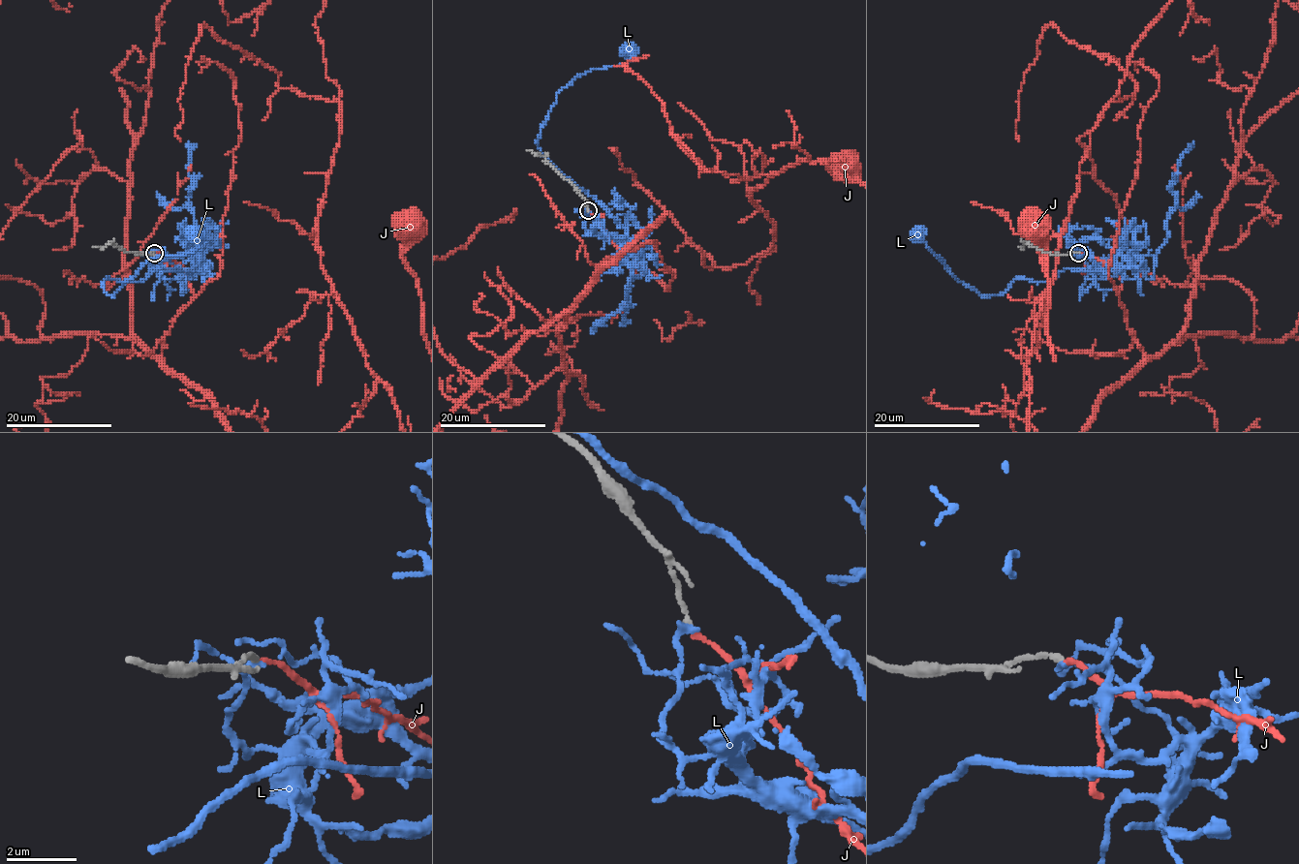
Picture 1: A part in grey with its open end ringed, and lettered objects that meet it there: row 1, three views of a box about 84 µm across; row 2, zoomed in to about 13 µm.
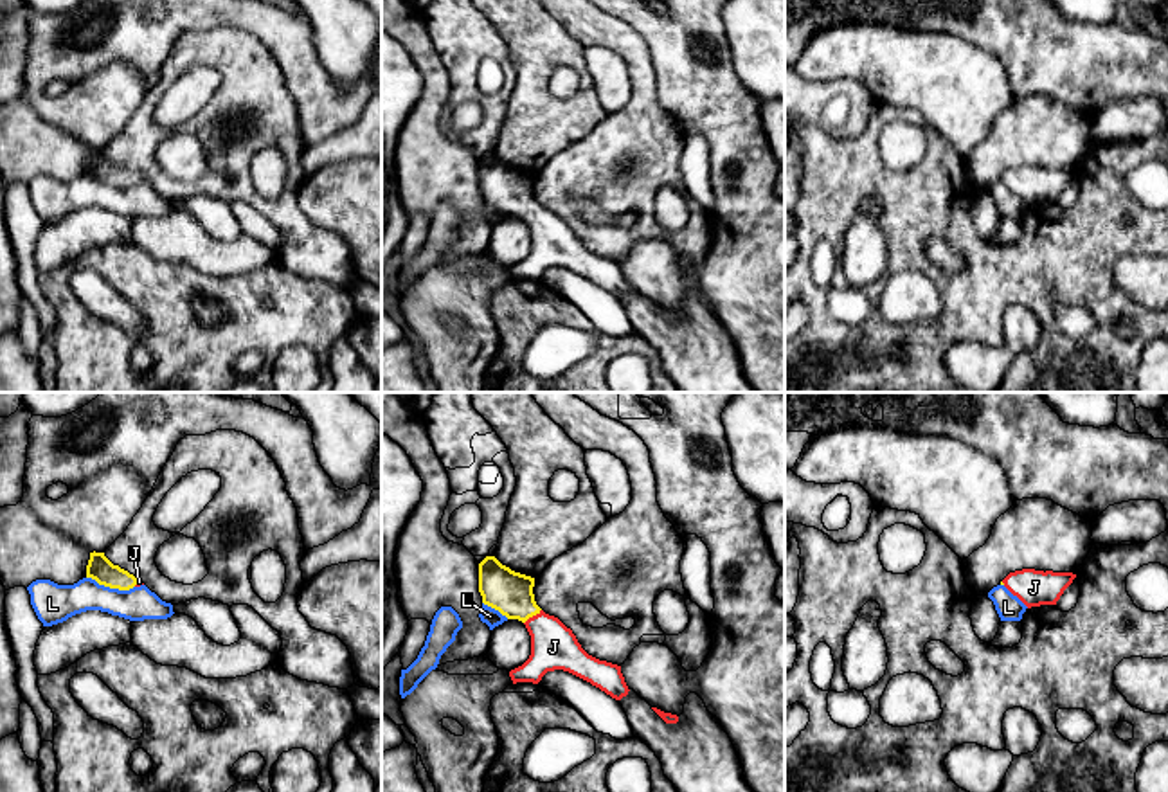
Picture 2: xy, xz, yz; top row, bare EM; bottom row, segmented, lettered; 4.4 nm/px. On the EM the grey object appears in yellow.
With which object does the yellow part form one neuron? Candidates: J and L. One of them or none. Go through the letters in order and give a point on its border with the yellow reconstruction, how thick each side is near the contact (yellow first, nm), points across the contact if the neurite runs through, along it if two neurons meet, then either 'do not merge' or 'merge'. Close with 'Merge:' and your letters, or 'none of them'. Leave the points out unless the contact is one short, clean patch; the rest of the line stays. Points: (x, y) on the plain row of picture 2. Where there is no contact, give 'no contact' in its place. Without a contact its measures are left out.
J: meets yellow in xz at (531, 213); 200 nm thick on the yellow side, 200 nm on the other; runs through xz (510, 189), (531, 213), (548, 229), (553, 243); merge
L: meets yellow in xy at (110, 184); 110 nm thick on the yellow side, 160 nm on the other; border along xy (87, 173), (110, 184), (134, 184); do not merge
Merge: J

